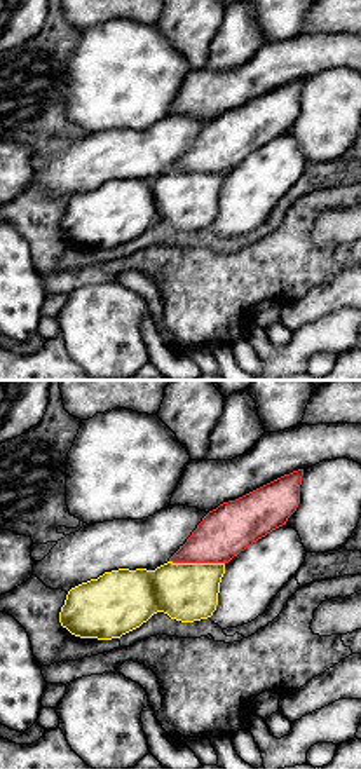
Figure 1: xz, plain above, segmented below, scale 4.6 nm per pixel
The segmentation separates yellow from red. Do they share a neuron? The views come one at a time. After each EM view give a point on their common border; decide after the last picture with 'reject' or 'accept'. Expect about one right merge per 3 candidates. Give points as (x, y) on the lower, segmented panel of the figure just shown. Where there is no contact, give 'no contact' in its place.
contact (197, 564)

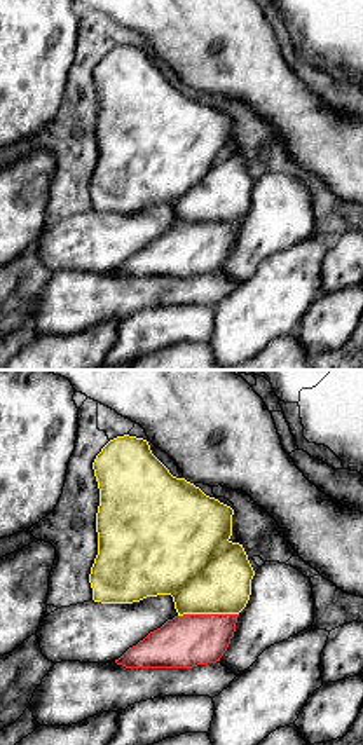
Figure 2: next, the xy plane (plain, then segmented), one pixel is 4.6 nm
contact (208, 613)

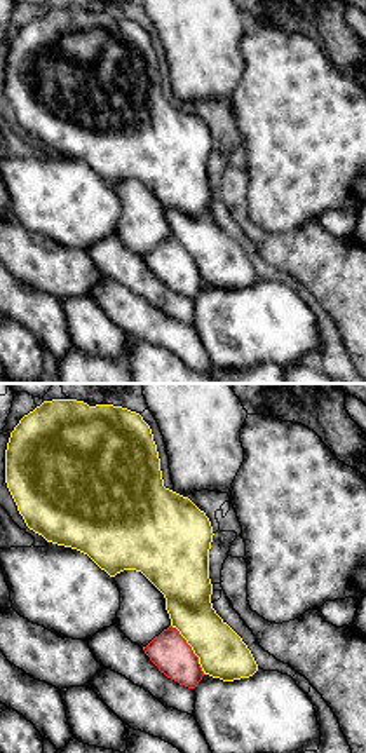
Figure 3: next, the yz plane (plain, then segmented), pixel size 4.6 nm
contact (192, 649)

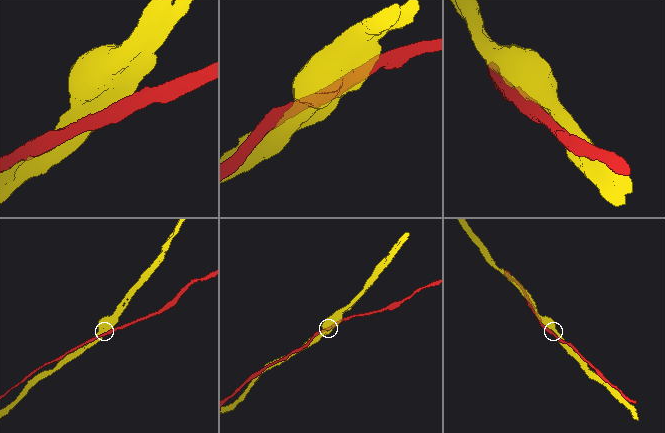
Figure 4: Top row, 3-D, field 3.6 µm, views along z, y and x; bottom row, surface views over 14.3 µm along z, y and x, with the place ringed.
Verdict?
reject

